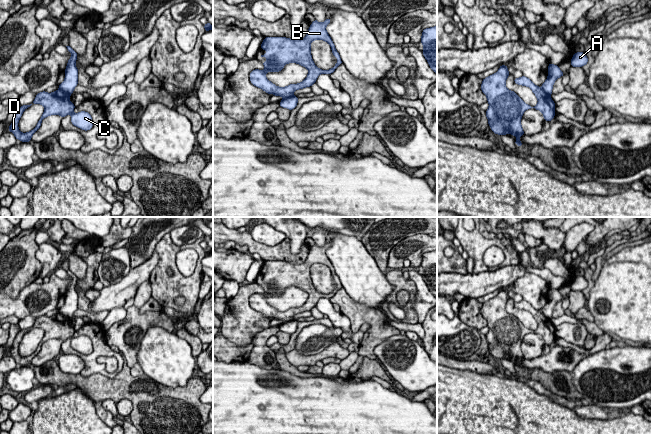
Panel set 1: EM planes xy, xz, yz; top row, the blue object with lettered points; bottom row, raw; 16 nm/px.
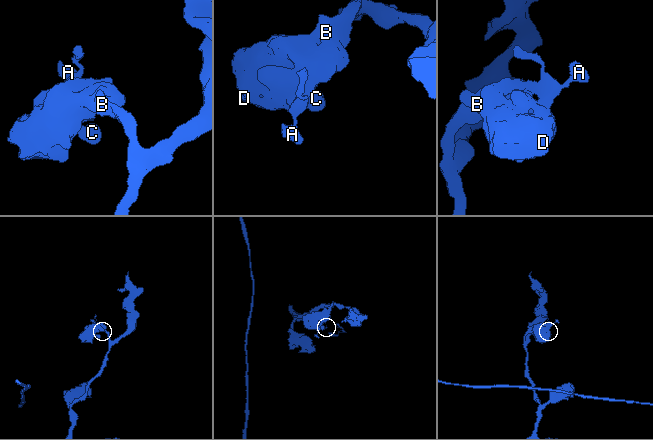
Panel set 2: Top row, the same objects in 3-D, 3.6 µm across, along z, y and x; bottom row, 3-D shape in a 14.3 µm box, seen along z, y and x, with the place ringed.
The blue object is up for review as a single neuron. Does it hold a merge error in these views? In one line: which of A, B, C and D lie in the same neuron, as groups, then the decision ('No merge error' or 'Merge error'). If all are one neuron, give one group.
Groups: A / B C D. Merge error

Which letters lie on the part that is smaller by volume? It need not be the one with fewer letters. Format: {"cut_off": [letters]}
{"cut_off": ["A"]}

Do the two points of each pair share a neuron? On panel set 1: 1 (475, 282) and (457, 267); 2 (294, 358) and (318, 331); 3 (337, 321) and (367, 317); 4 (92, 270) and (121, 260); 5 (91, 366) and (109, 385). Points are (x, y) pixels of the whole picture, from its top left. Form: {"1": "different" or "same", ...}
{"1": "different", "2": "different", "3": "different", "4": "different", "5": "different"}

